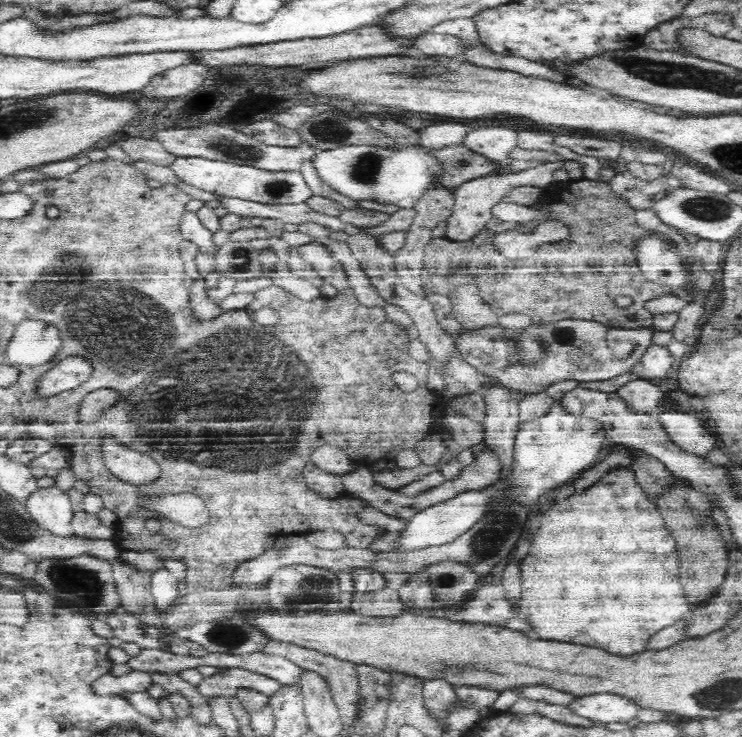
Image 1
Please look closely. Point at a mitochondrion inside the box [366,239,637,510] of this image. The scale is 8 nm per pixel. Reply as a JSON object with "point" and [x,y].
{"point":[563,337]}

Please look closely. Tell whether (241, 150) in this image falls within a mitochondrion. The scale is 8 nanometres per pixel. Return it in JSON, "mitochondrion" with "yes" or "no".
{"mitochondrion":"yes"}

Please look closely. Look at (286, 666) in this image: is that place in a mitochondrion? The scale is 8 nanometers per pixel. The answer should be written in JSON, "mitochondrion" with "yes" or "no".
{"mitochondrion":"no"}

